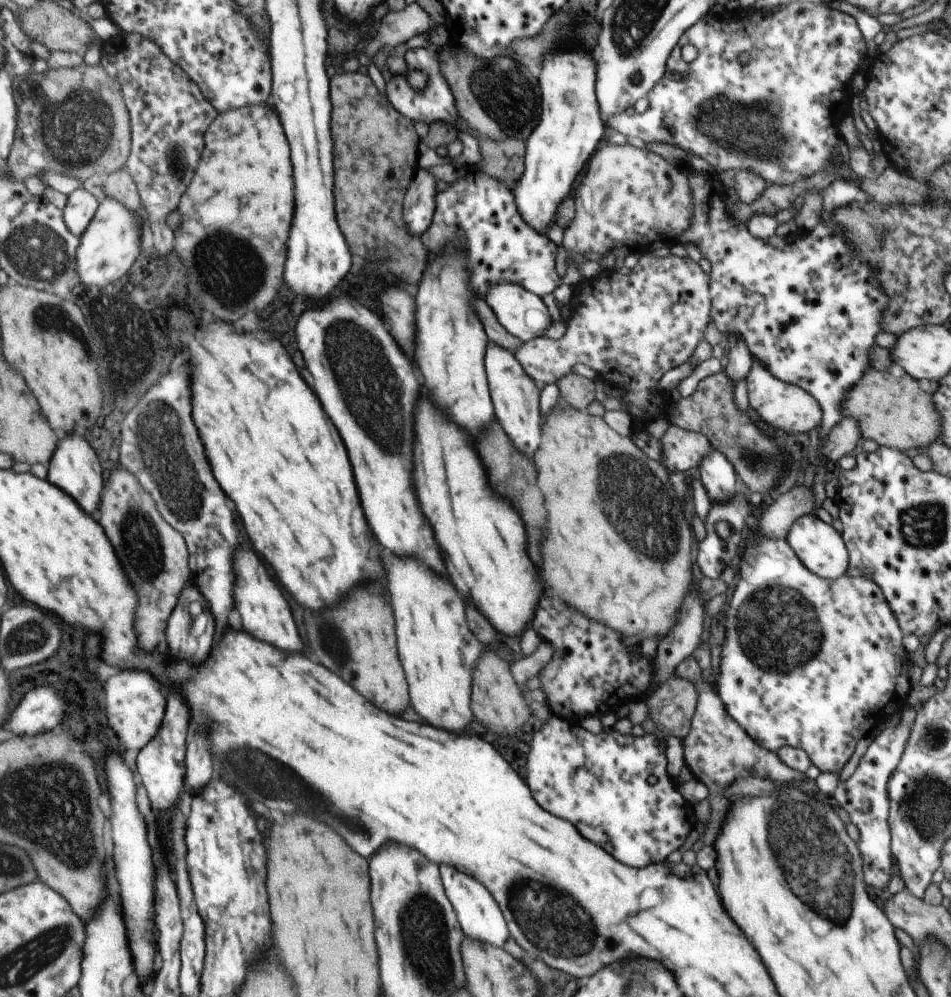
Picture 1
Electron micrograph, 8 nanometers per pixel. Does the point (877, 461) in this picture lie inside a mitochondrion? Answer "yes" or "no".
no

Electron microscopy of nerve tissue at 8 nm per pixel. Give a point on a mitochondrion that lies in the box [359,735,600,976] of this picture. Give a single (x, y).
(563, 929)

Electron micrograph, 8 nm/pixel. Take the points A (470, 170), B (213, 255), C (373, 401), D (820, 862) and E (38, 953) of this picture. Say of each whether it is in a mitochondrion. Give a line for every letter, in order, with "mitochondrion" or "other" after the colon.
A: other
B: mitochondrion
C: mitochondrion
D: mitochondrion
E: mitochondrion

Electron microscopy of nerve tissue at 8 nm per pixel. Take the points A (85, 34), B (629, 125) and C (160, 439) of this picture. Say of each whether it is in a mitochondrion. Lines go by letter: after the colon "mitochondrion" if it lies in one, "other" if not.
A: other
B: other
C: mitochondrion

